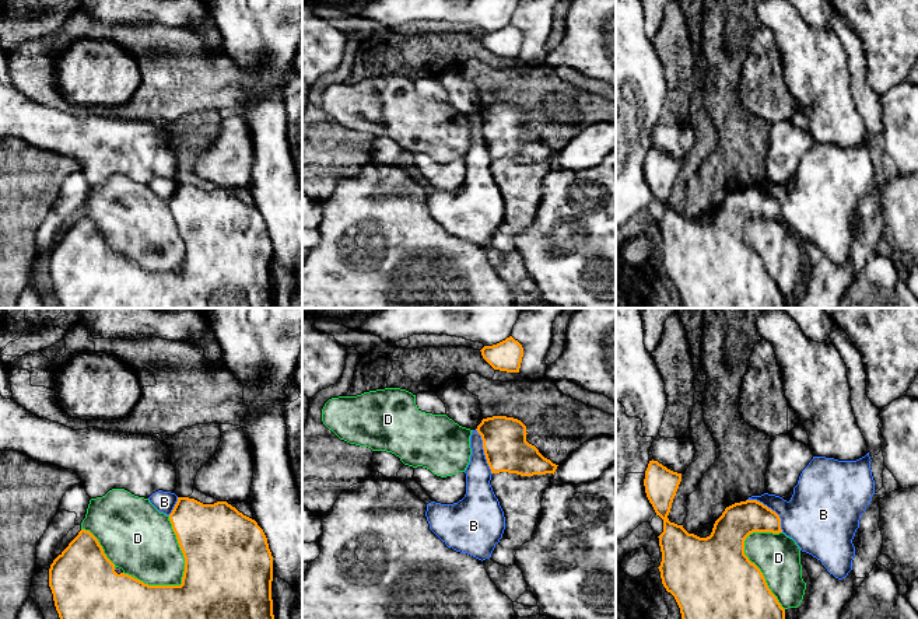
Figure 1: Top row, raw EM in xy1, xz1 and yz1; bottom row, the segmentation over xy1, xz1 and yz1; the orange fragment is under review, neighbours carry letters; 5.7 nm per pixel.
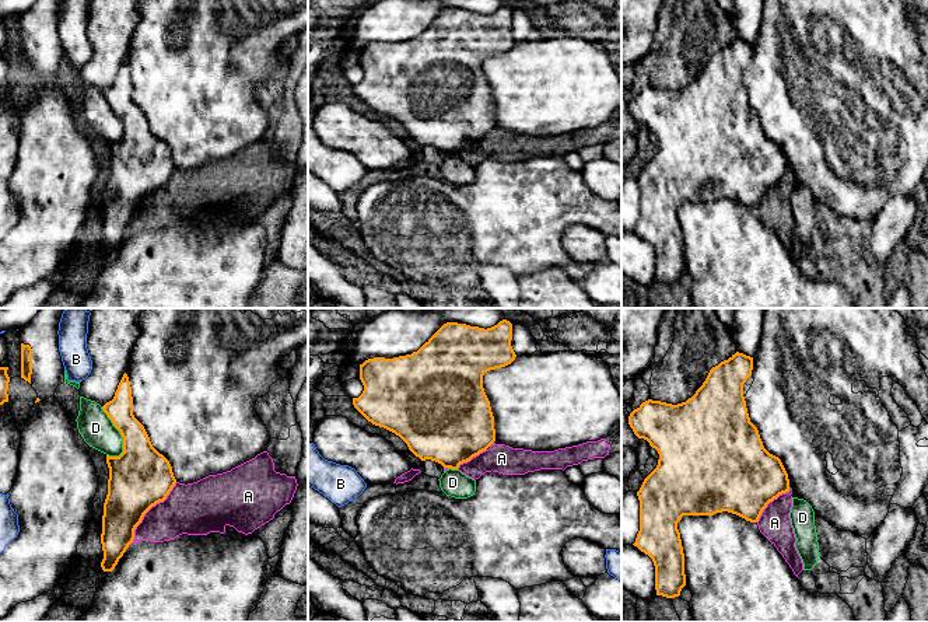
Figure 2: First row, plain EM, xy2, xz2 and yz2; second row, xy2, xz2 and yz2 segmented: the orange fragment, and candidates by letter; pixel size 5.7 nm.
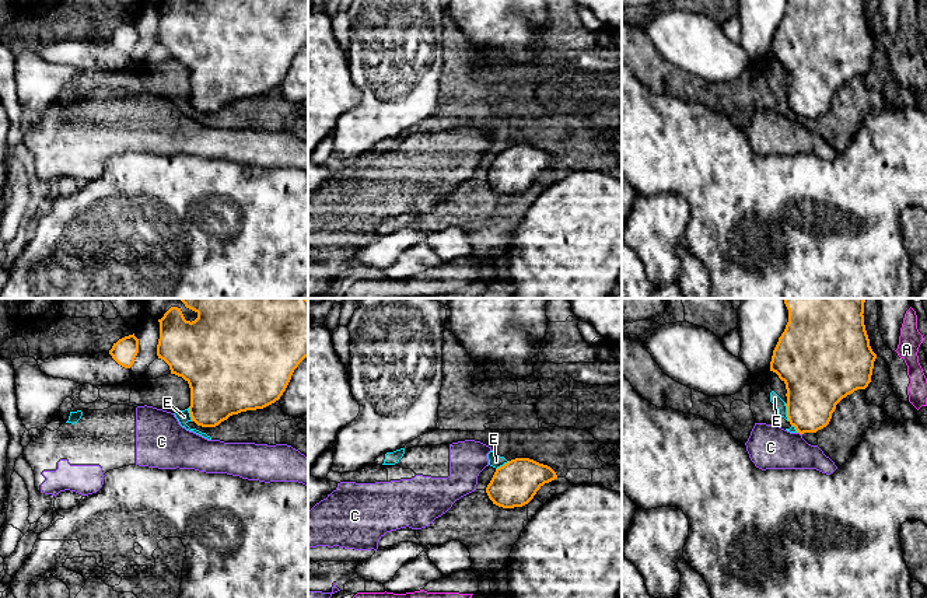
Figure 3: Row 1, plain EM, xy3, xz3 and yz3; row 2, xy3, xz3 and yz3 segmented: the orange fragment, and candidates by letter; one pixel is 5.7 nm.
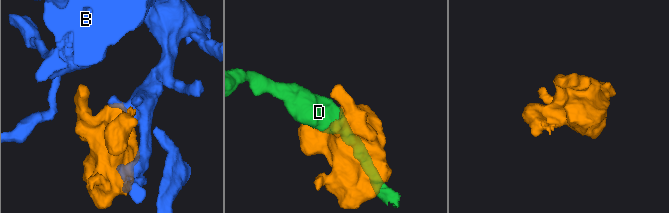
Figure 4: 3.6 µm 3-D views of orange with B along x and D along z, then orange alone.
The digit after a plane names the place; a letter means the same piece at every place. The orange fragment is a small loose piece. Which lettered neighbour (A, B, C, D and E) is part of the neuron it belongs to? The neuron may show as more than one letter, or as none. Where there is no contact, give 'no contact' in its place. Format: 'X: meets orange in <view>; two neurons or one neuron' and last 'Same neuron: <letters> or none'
A: meets orange in xy2; two neurons
B: meets orange in yz1; two neurons
C: meets orange in yz3; two neurons
D: meets orange in xy1; two neurons
E: meets orange in yz3; two neurons
Same neuron: none

